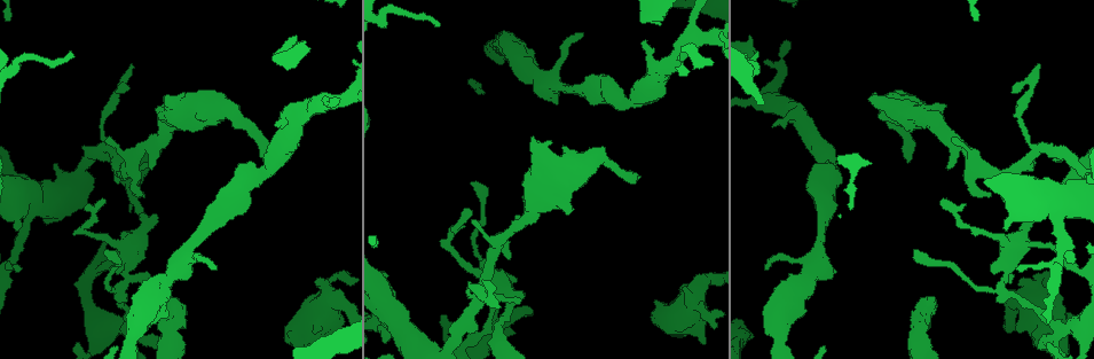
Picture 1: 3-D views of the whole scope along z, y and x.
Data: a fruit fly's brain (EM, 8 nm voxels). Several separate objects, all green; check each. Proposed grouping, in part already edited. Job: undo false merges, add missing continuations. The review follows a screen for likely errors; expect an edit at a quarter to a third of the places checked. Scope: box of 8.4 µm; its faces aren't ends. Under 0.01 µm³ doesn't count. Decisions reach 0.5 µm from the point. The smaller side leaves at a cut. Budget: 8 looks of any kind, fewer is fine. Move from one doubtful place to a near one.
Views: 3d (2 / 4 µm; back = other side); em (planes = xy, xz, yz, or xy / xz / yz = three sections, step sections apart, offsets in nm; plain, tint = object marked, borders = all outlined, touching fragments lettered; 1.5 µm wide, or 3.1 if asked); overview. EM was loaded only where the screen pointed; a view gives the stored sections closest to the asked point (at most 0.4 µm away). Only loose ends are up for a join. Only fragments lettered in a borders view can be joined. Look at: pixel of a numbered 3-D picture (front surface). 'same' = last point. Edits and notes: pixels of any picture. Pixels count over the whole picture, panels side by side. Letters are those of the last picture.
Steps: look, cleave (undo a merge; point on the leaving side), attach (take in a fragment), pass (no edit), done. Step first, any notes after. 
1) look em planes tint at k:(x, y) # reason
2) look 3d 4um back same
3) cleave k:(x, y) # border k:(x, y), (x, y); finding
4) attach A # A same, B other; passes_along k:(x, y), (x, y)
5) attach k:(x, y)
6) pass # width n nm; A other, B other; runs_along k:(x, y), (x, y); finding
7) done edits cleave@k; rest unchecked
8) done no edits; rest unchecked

look em planes borders at 1:(1035, 159) # branch stops here

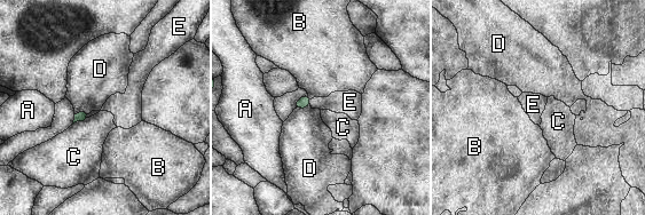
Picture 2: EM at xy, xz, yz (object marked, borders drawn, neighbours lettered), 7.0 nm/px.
pass # longest_contact C 120 nm; A other, B other, C other, D other, E other; border 2:(309, 104), (303, 109), (296, 109); no lettered fragment goes on from it

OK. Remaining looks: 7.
look em planes borders at 1:(122, 292) # sharp bend

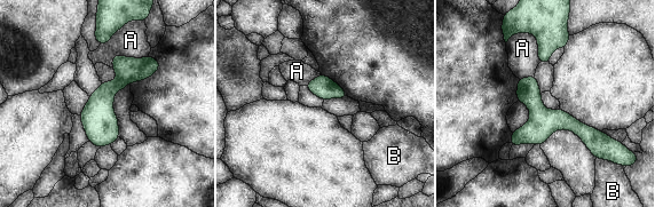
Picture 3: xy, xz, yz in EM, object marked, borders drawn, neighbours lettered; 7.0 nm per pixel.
cleave 3:(128, 70) # A other, B other; a second neuron is stuck on

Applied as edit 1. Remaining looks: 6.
look 3d 2um at 1:(216, 265) # an open end

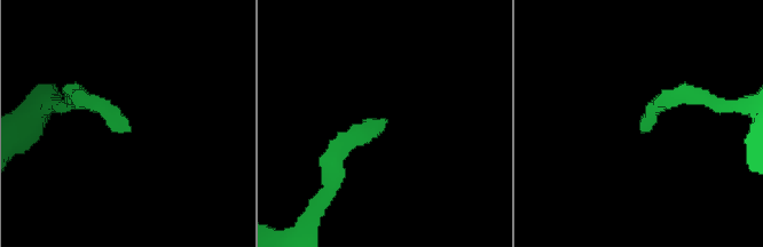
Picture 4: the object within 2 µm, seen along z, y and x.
look em yz step 8 tint at 4:(640, 127) # need the tissue

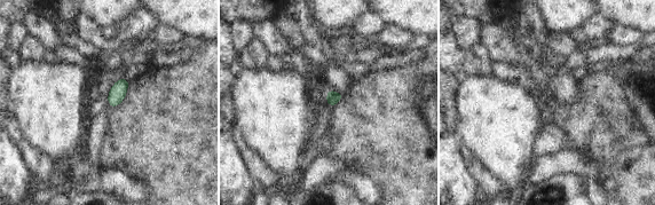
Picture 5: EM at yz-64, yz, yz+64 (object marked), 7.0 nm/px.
look em planes borders same

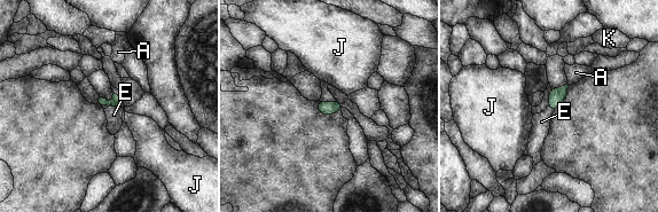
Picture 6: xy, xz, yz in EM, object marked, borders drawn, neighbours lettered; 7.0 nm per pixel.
attach E # A other, E same, J other, K other; passes_along 6:(101, 101), (115, 106), (114, 115); the neuron continues

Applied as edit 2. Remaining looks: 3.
done edits cleave@3, attach@6; rest unchecked

